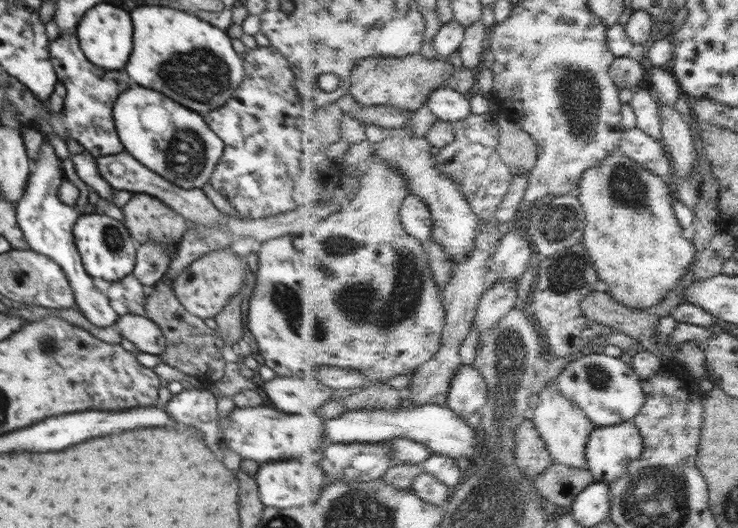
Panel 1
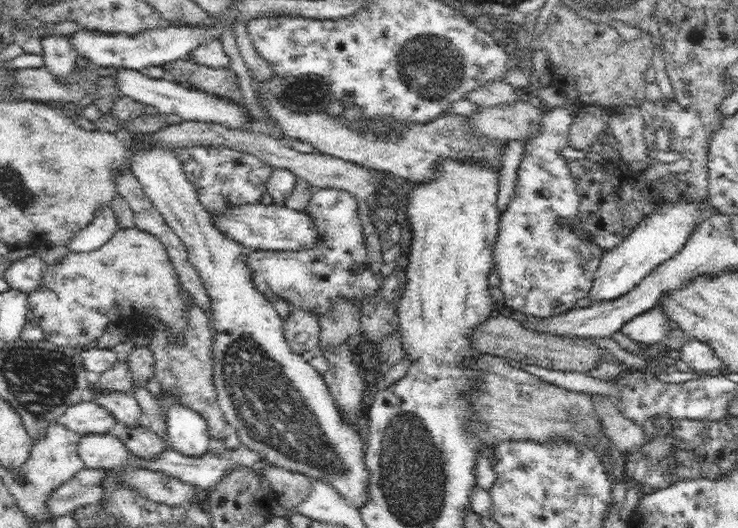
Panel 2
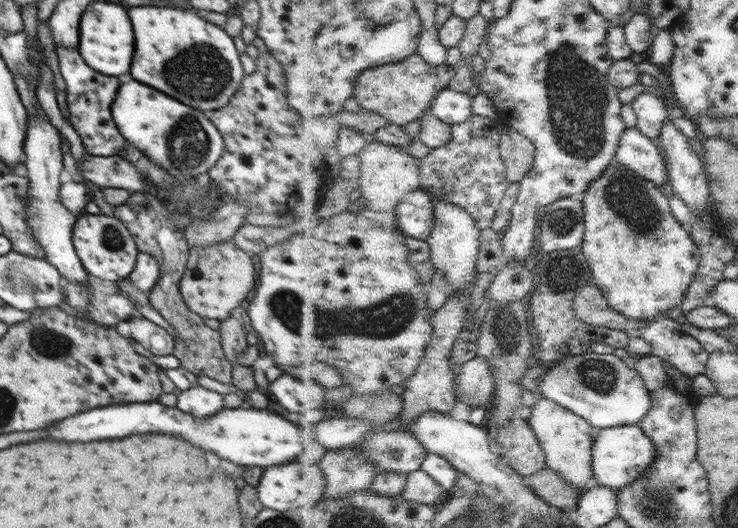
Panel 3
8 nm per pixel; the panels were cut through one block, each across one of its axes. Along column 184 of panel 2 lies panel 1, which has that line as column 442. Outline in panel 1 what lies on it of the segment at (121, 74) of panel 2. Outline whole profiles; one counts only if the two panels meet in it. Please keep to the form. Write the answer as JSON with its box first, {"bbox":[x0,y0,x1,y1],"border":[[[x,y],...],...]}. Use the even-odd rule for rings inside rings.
{"bbox":[428,85,472,123],"border":[[[445,85],[434,92],[428,106],[440,119],[456,123],[472,114],[470,98],[470,95]]]}

